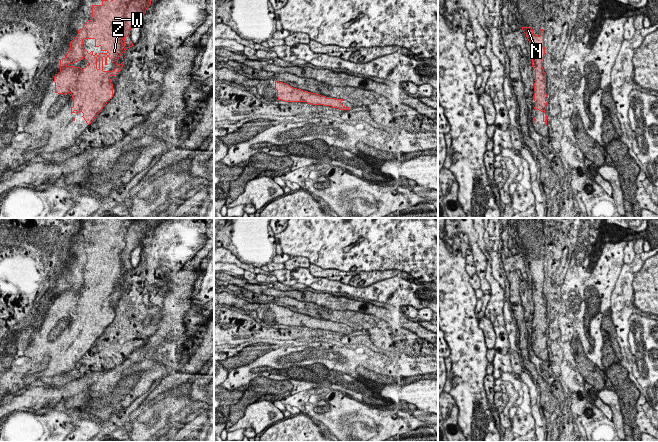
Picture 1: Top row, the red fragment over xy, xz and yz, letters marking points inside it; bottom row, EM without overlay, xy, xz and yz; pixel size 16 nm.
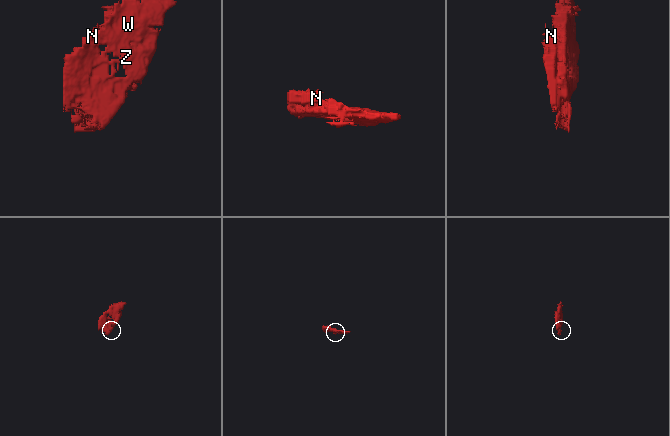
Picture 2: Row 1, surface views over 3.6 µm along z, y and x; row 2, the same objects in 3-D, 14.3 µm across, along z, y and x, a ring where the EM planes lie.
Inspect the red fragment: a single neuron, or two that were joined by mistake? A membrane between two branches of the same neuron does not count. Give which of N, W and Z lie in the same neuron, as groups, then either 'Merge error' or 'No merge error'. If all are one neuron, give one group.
Groups: N W Z. No merge error

